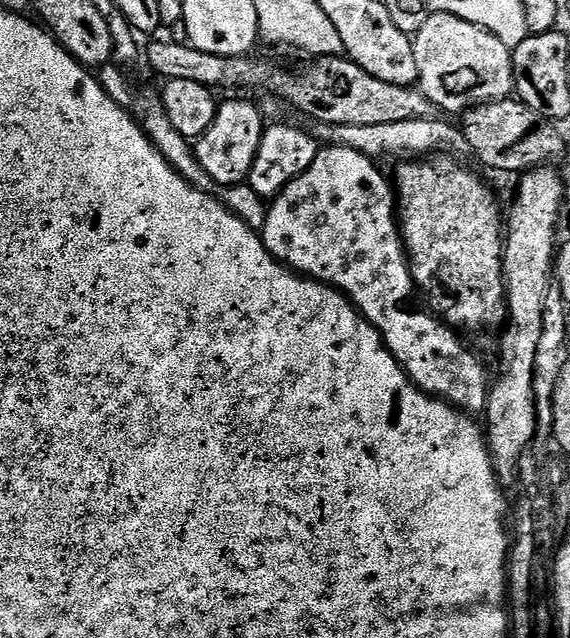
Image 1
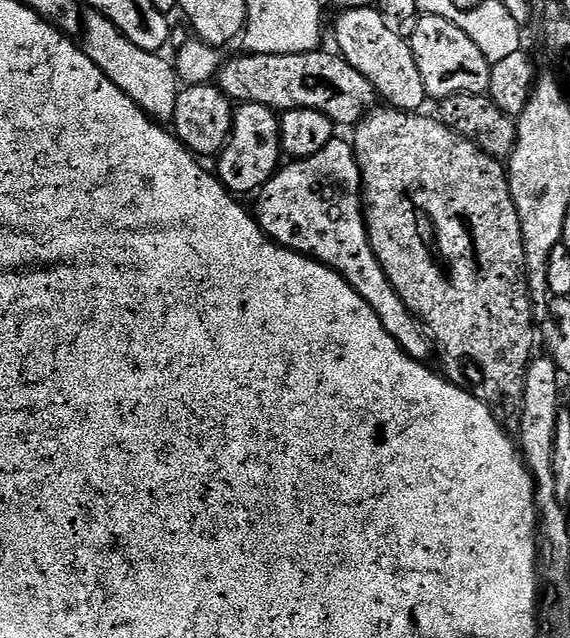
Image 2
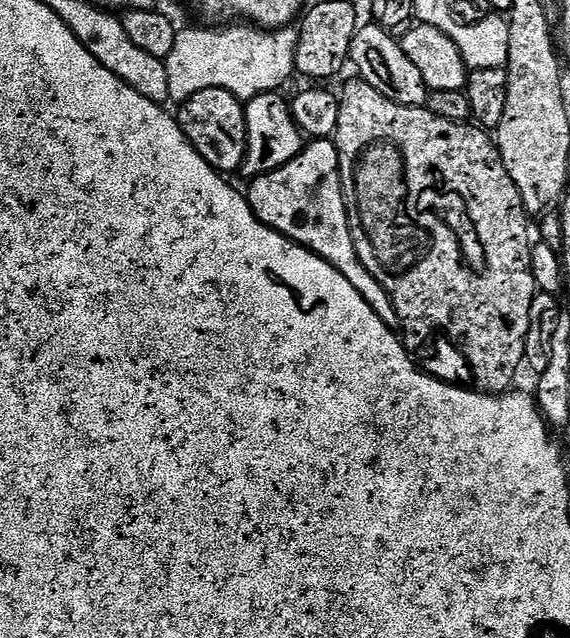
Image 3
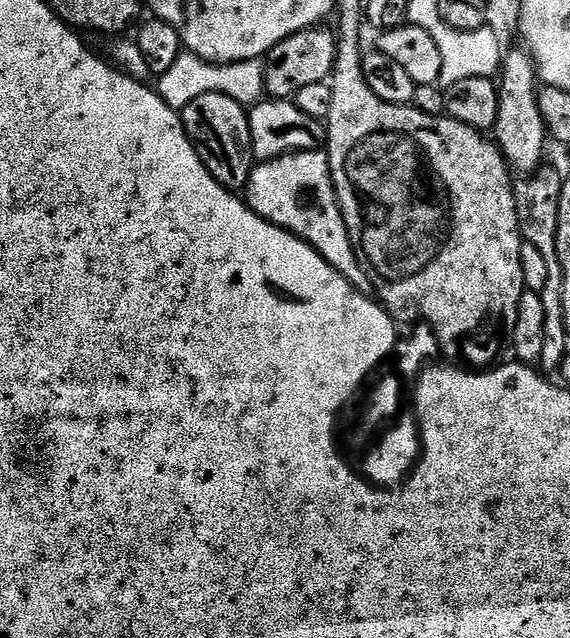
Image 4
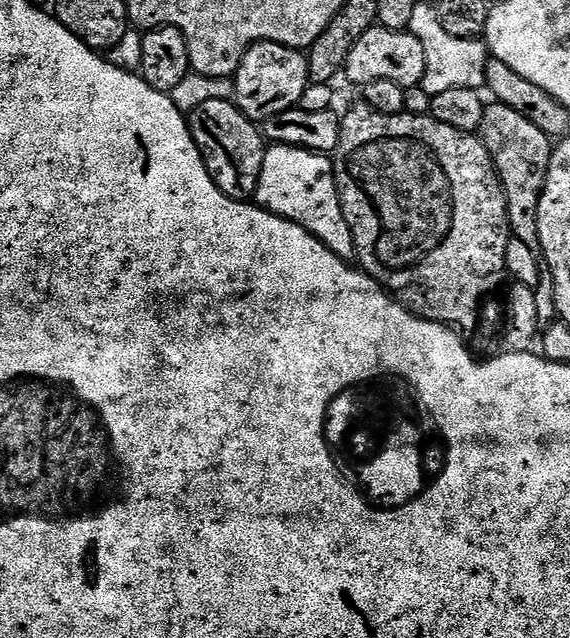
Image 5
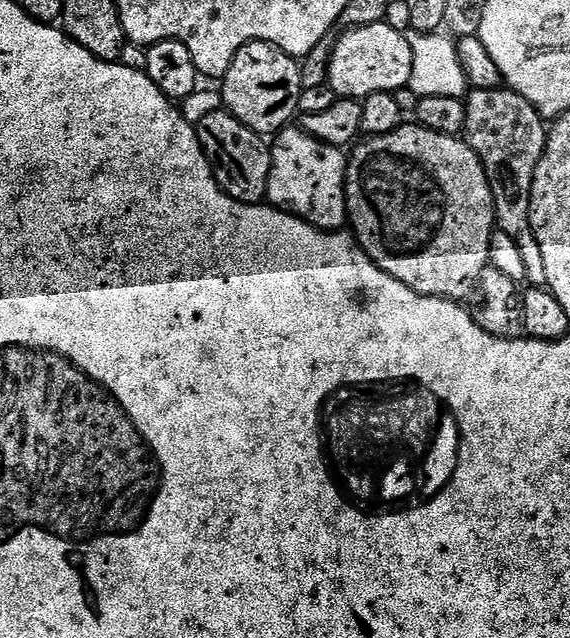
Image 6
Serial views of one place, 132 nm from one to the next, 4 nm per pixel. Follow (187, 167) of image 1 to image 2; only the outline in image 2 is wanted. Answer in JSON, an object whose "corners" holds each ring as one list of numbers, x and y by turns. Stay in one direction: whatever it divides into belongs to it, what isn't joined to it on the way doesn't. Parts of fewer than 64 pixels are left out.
{"corners":[[91,10,84,12,82,47,90,62,94,62,94,66,98,66,102,74,106,74,106,78,110,78,110,82,114,82,114,86,118,86,118,90,131,98,146,115,158,124,172,124,182,84,176,81,176,72,167,55,134,46,134,42,130,42,130,38,126,38,126,34,122,34,122,30,110,22,110,18]]}

